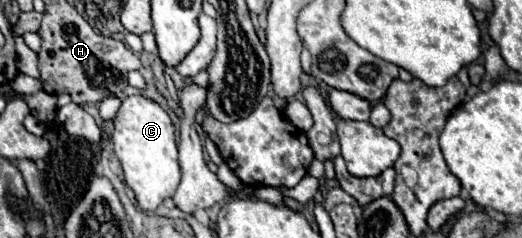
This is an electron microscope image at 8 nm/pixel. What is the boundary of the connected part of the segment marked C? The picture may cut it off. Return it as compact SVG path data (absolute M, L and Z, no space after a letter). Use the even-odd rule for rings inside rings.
M146 96L124 98L112 130L114 154L120 158L124 168L124 178L128 186L136 192L138 204L144 210L154 210L166 198L174 196L180 184L180 164L178 164L178 144L174 124L168 112L154 100Z

